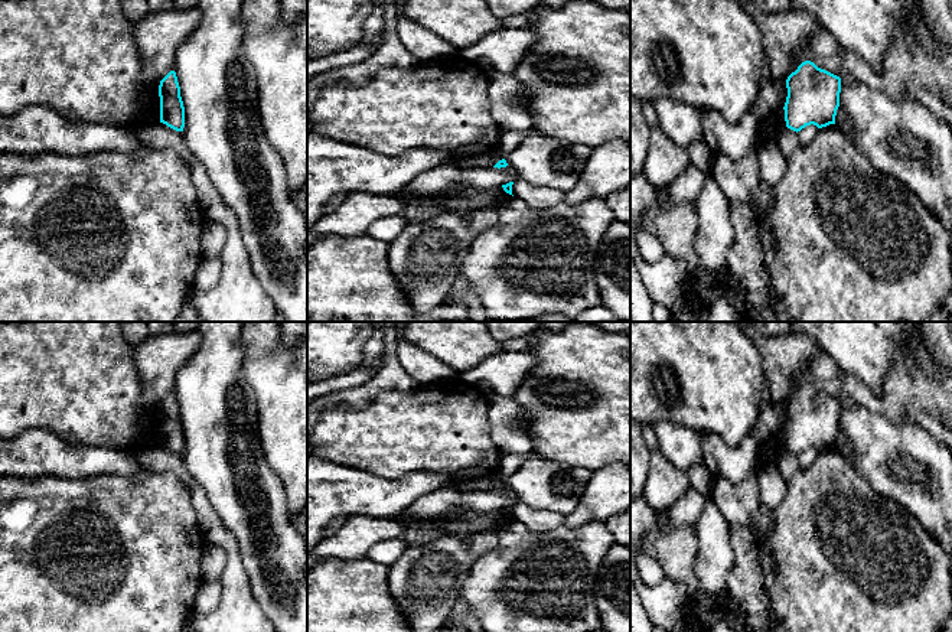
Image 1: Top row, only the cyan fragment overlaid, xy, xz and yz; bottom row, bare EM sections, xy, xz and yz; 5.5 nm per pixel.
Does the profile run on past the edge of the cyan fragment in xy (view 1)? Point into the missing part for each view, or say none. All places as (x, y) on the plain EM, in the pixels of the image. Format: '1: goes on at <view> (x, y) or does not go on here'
1: does not go on here

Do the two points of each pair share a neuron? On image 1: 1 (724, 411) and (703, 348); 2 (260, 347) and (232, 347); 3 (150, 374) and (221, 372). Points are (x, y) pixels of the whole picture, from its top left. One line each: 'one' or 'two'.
1: one
2: two
3: two

